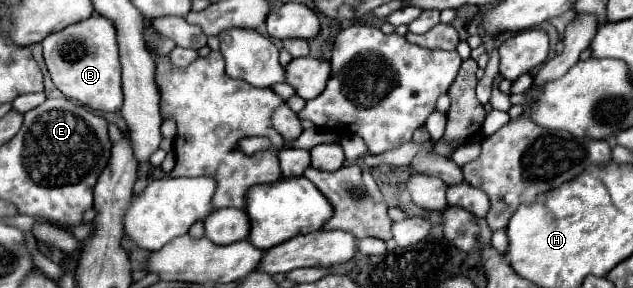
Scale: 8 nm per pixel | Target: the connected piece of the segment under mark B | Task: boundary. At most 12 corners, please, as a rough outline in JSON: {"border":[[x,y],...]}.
{"border":[[89,17],[49,35],[55,87],[123,107],[117,29]]}

